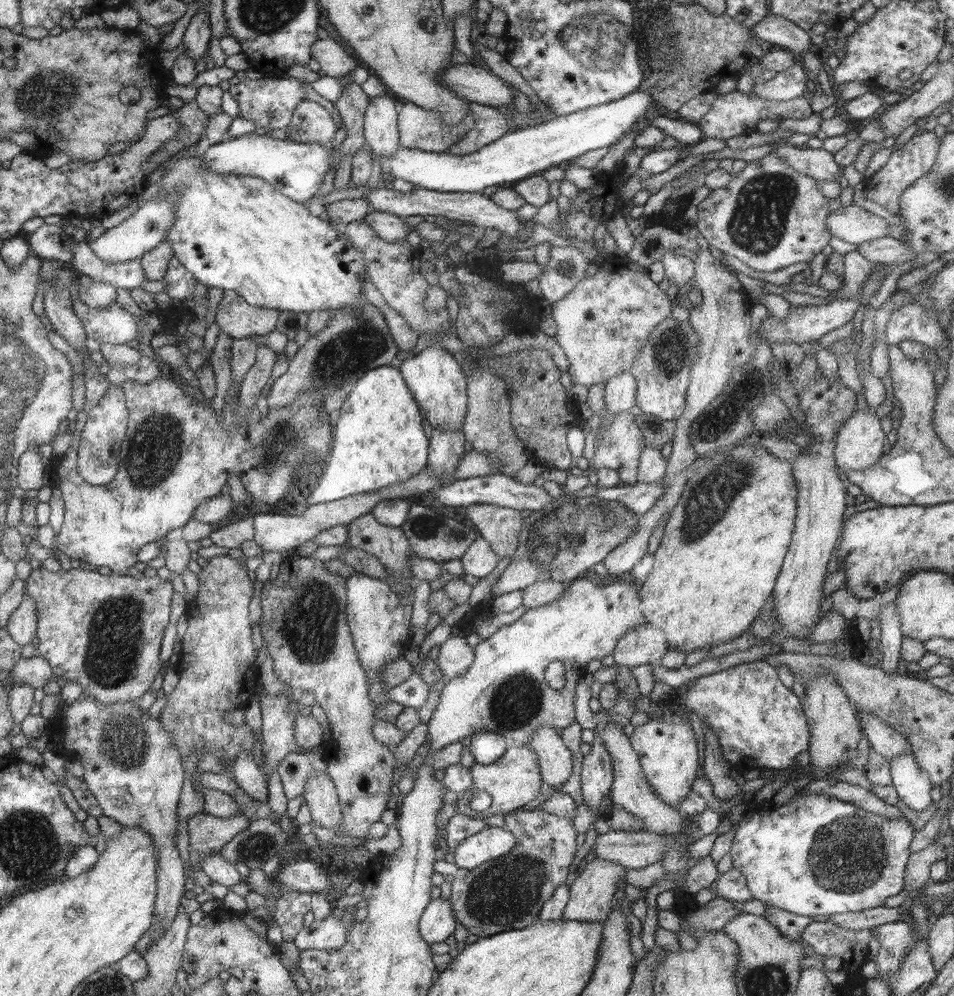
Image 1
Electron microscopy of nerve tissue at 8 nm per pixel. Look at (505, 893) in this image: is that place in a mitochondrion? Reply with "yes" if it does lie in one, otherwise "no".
yes

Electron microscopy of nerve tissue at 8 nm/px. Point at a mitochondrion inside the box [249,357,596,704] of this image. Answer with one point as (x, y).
(308, 627)

